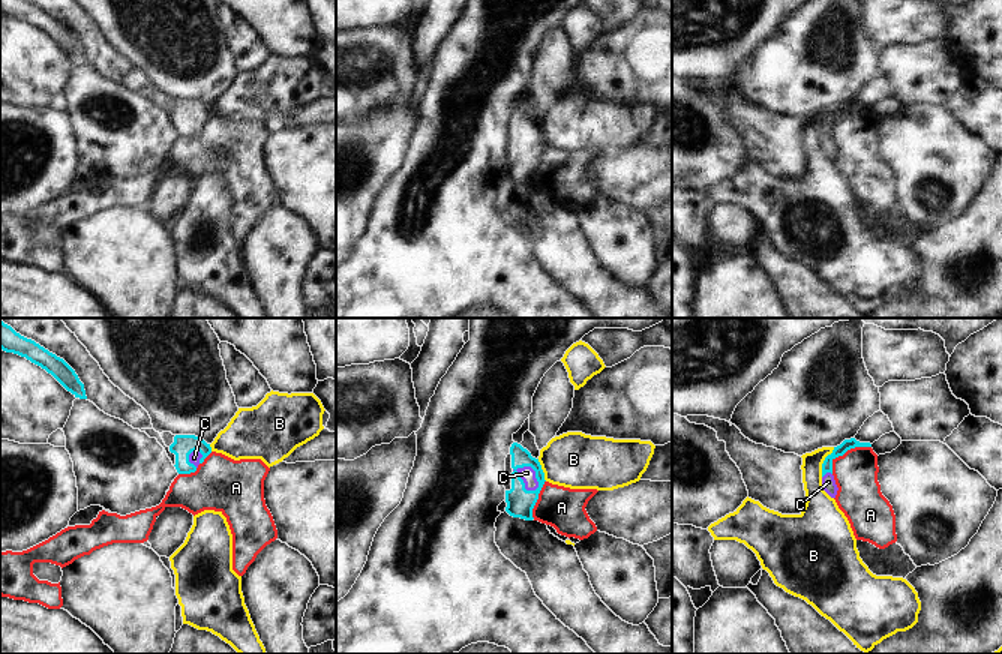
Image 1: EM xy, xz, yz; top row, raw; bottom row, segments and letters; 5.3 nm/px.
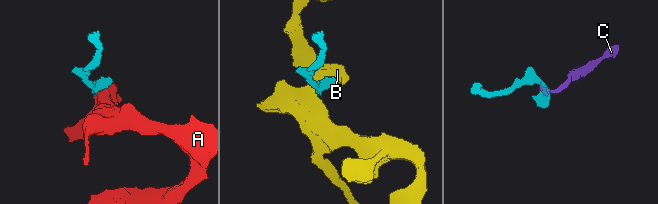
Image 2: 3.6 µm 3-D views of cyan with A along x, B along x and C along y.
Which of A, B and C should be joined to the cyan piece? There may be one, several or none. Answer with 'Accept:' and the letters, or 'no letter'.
Accept: C

